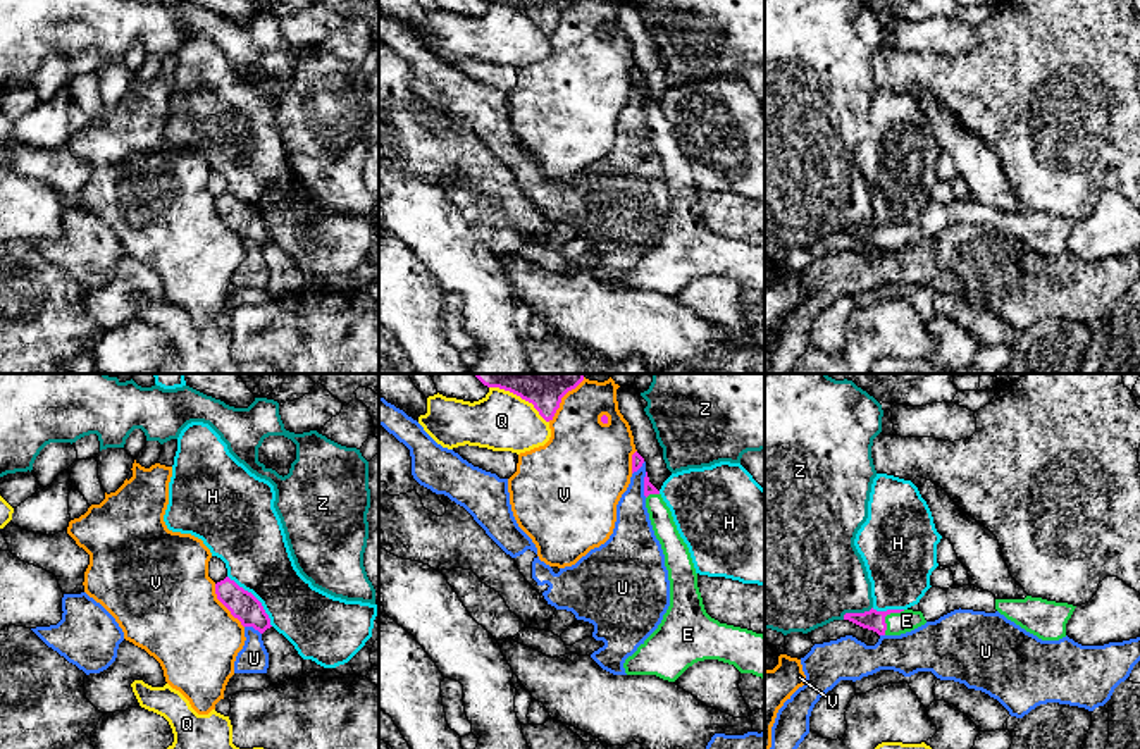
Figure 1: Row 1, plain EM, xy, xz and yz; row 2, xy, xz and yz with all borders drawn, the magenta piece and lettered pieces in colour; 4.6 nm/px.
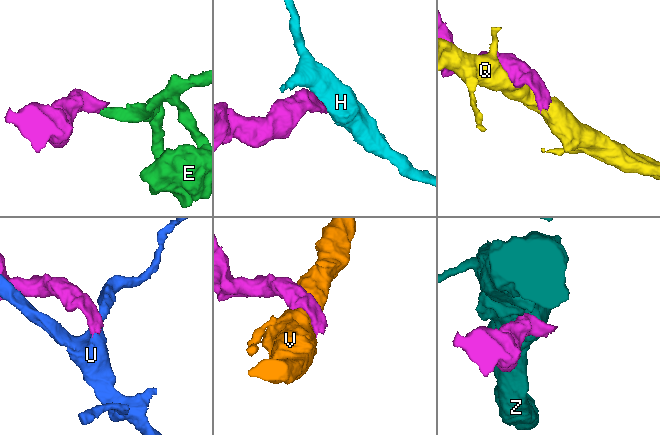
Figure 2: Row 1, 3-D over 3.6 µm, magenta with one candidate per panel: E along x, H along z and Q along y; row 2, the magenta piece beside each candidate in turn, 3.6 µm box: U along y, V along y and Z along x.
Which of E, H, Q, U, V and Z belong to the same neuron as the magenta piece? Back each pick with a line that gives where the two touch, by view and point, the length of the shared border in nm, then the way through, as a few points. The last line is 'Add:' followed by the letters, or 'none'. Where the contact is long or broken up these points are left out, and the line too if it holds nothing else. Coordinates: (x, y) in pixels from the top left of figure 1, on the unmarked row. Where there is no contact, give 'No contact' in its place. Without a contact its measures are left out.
E: Touches magenta at yz (885, 229). Shared border 160 nm. Path across: yz (873, 235), (885, 229), (906, 235)
Add: E

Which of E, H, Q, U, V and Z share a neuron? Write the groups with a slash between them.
E / H / Q / U / V / Z

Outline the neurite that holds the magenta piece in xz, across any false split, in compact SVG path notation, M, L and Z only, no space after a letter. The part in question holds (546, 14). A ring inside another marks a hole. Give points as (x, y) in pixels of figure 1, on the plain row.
M487 0L510 5L534 19L539 29L549 36L560 22L561 12L577 0Z

